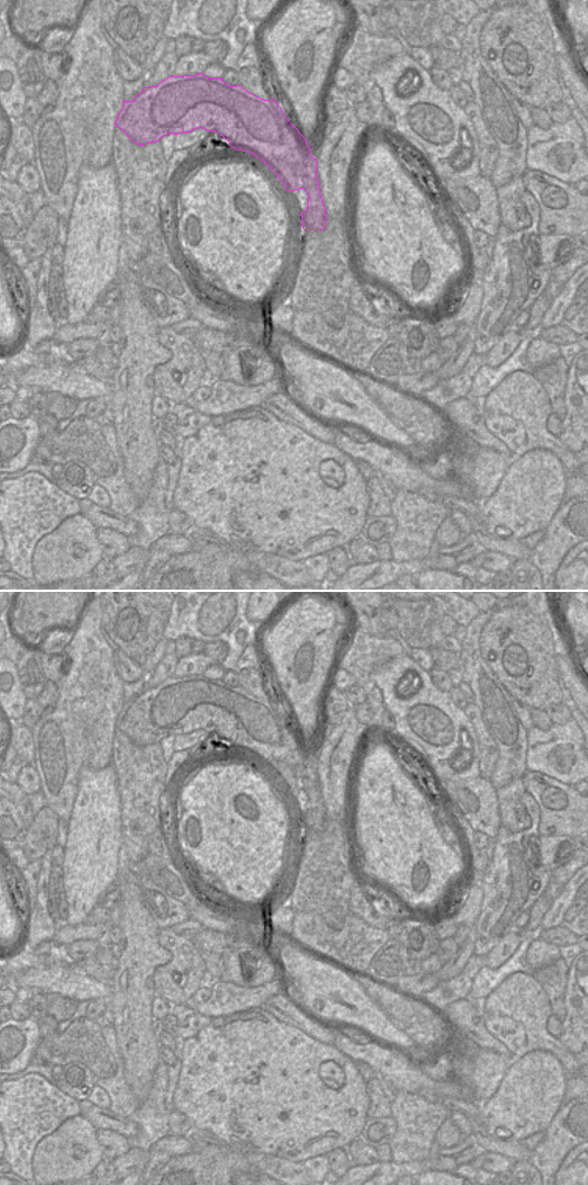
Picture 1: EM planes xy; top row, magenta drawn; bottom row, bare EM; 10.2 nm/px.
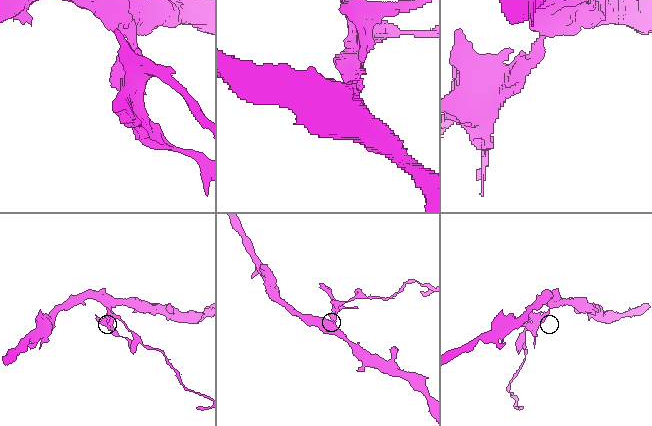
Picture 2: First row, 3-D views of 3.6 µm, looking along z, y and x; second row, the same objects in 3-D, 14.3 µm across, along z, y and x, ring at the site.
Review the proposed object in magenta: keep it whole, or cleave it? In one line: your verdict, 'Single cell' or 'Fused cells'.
Fused cells

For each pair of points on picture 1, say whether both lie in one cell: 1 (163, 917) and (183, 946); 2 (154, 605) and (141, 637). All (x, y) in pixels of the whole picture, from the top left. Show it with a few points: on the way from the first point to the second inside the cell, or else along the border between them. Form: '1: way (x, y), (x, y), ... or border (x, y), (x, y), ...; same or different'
1: border (169, 927), (163, 927), (160, 930); different
2: way (146, 613), (141, 628); same

